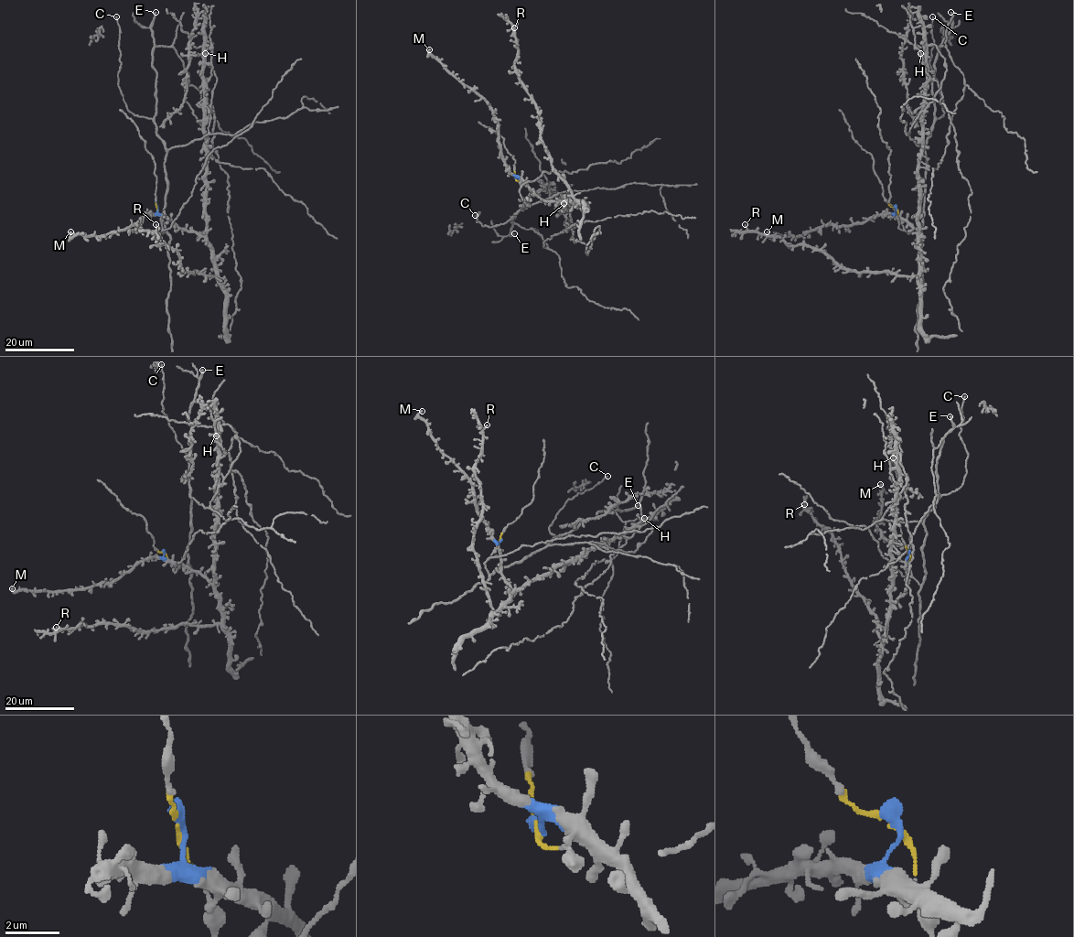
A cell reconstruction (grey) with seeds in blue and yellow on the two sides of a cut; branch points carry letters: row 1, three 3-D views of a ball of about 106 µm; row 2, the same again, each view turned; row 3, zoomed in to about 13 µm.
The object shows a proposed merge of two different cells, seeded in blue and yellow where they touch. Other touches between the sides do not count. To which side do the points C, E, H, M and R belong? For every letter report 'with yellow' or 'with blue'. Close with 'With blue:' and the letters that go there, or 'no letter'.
C: with yellow
E: with yellow
H: with blue
M: with blue
R: with blue
With blue: H, M, R

